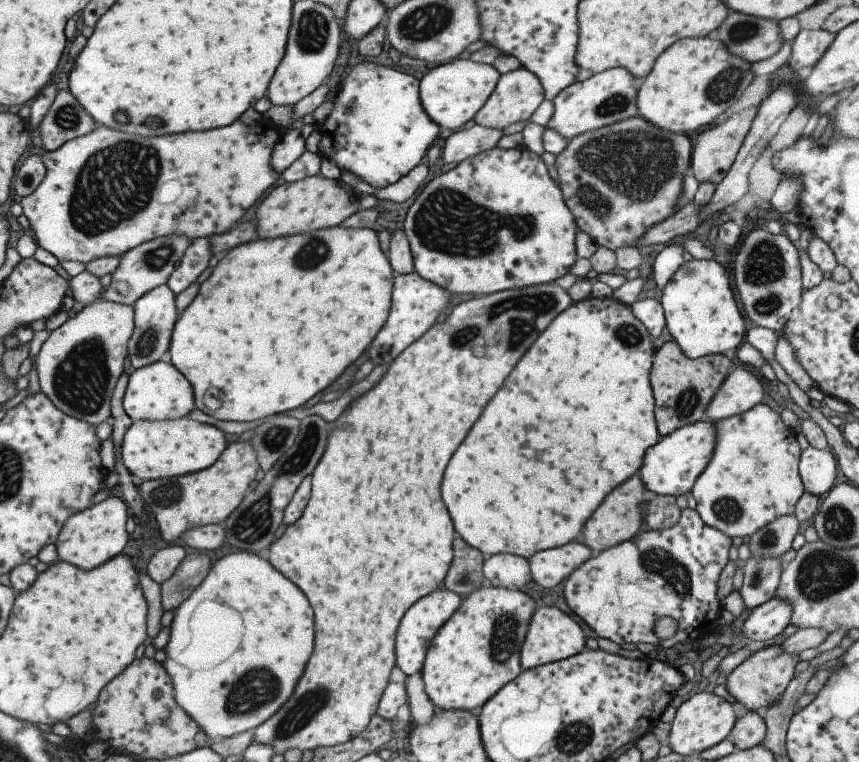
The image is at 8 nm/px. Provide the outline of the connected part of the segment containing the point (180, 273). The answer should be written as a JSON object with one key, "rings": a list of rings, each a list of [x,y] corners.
{"rings":[[[193,239],[181,261],[169,276],[166,286],[173,292],[173,295],[180,294],[195,282],[196,278],[205,270],[210,254],[210,244],[207,239]]]}

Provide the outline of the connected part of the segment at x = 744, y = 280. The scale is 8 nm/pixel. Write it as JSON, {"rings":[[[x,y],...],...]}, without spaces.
{"rings":[[[765,226],[751,230],[733,258],[733,284],[745,316],[757,327],[779,333],[803,292],[797,248],[784,234],[771,234]]]}

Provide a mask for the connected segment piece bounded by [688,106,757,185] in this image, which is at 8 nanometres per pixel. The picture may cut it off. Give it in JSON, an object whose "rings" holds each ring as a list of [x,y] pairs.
{"rings":[[[751,106],[751,108],[743,110],[743,112],[732,114],[723,124],[717,124],[717,126],[713,126],[713,128],[709,128],[709,130],[695,136],[693,146],[691,146],[688,173],[695,178],[697,183],[711,182],[711,184],[717,185],[725,178],[725,174],[733,164],[735,156],[749,131],[751,122],[756,116],[756,110],[755,106]]]}

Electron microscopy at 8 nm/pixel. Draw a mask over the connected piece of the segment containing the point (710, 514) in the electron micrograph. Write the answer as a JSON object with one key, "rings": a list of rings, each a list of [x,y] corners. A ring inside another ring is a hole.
{"rings":[[[757,403],[741,414],[714,422],[714,429],[716,445],[713,454],[690,490],[699,518],[729,538],[743,538],[780,516],[793,515],[797,500],[804,494],[798,472],[800,448],[795,431],[781,422],[780,414],[765,404]]]}

